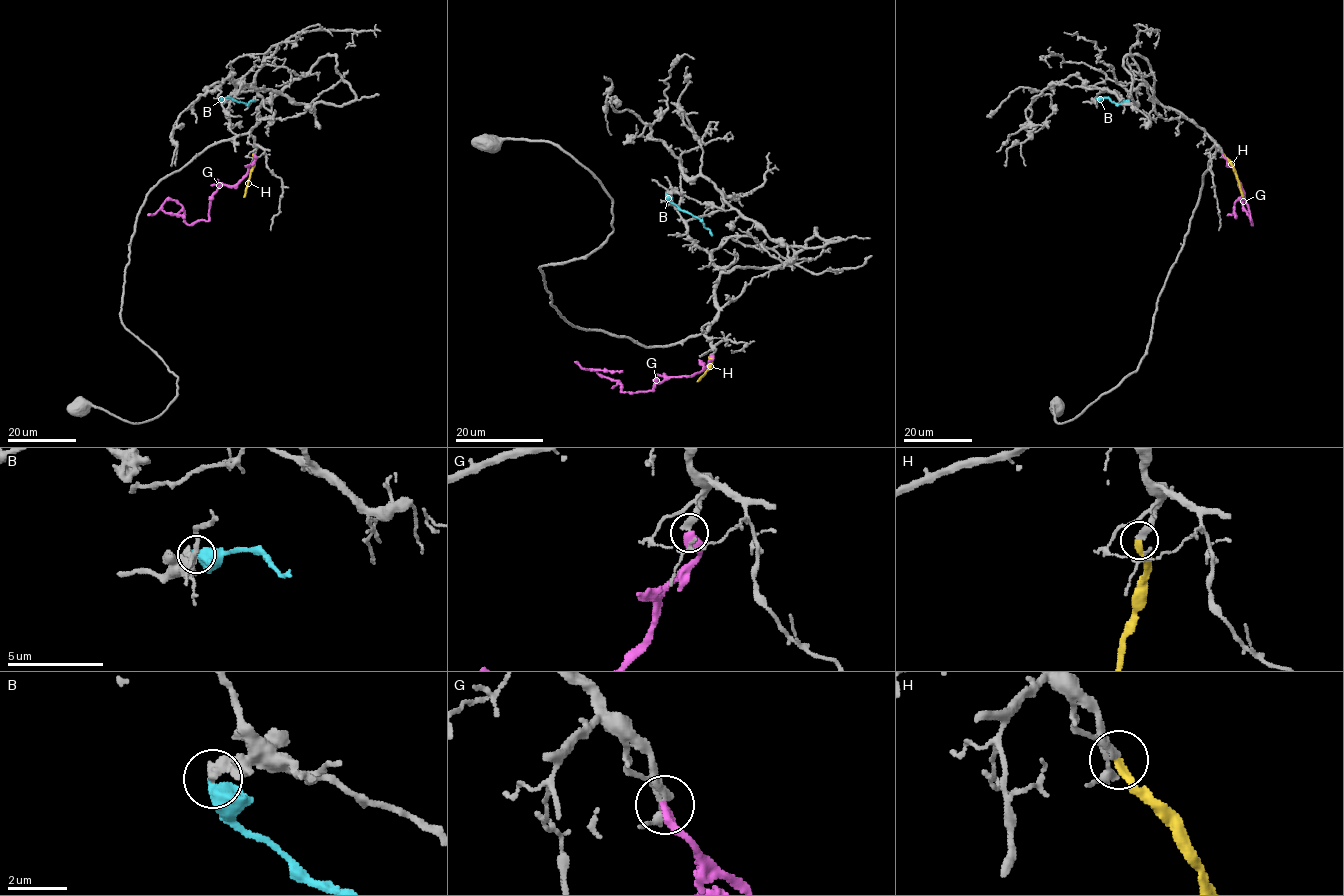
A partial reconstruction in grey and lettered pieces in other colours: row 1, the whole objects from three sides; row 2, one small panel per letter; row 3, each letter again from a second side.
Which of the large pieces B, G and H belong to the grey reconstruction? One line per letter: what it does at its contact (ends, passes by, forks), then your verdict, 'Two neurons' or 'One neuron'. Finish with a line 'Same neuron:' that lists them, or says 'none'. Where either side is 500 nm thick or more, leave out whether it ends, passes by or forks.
B: Two neurons
G: It ends there. Two neurons
H: It ends there. One neuron
Same neuron: H

